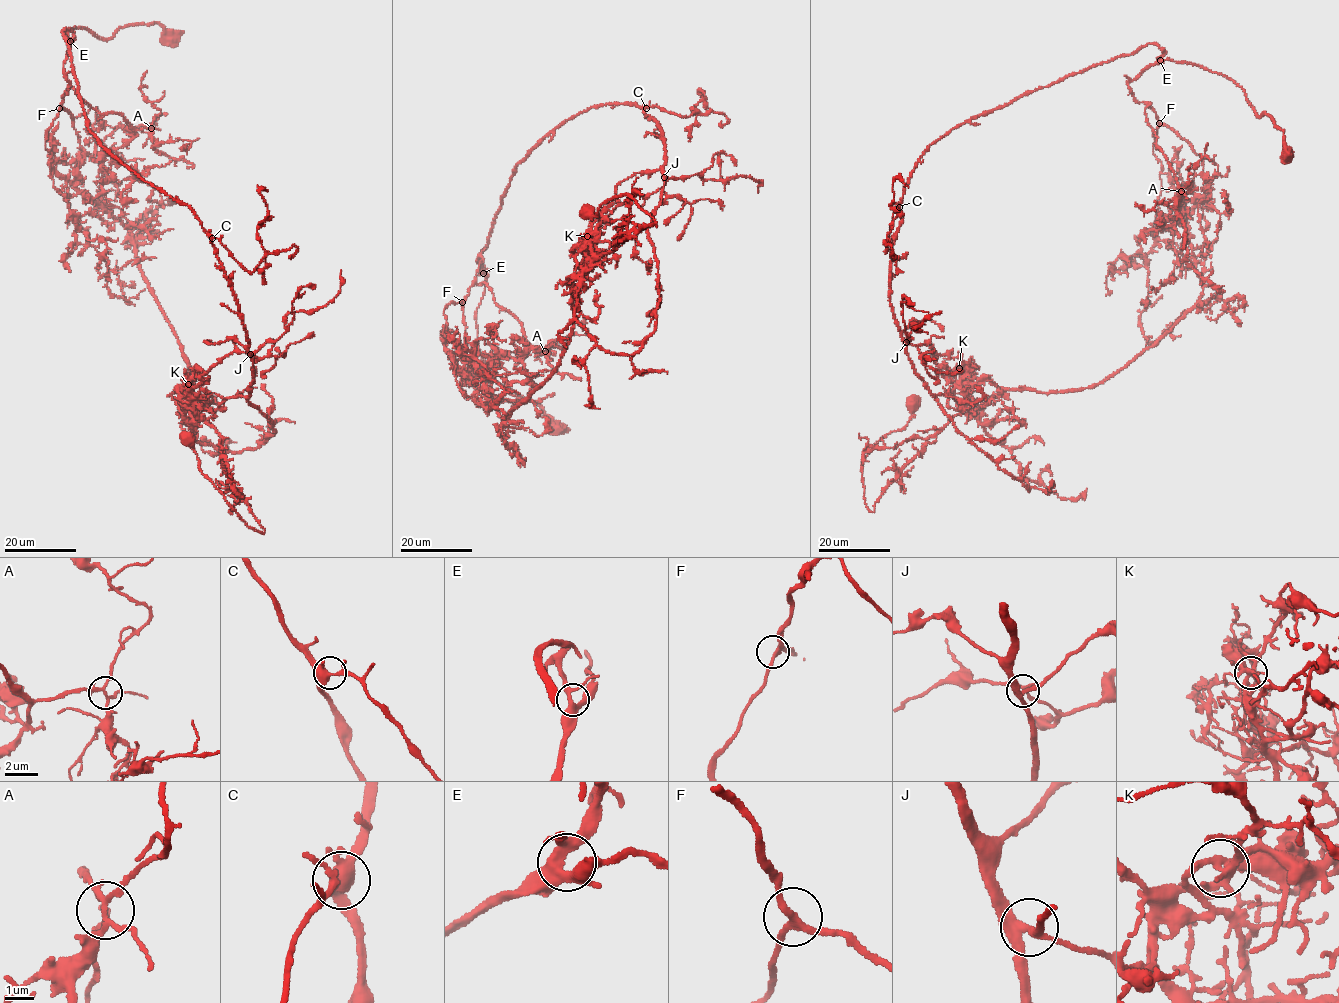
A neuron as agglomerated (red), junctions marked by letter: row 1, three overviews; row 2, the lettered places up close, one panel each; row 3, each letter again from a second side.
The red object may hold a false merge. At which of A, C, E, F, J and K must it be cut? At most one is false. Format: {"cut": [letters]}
{"cut": ["K"]}

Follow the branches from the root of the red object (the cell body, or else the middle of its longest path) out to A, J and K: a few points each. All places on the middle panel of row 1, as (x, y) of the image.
A: (589, 211), (657, 226), (572, 281), (507, 417), (459, 370), (463, 302), (485, 283), (545, 351)
J: (589, 211), (625, 194), (657, 225), (576, 293), (590, 336), (628, 355), (656, 322), (664, 177)
K: (589, 211), (594, 217), (625, 194), (657, 226), (626, 234), (597, 258), (587, 236)

